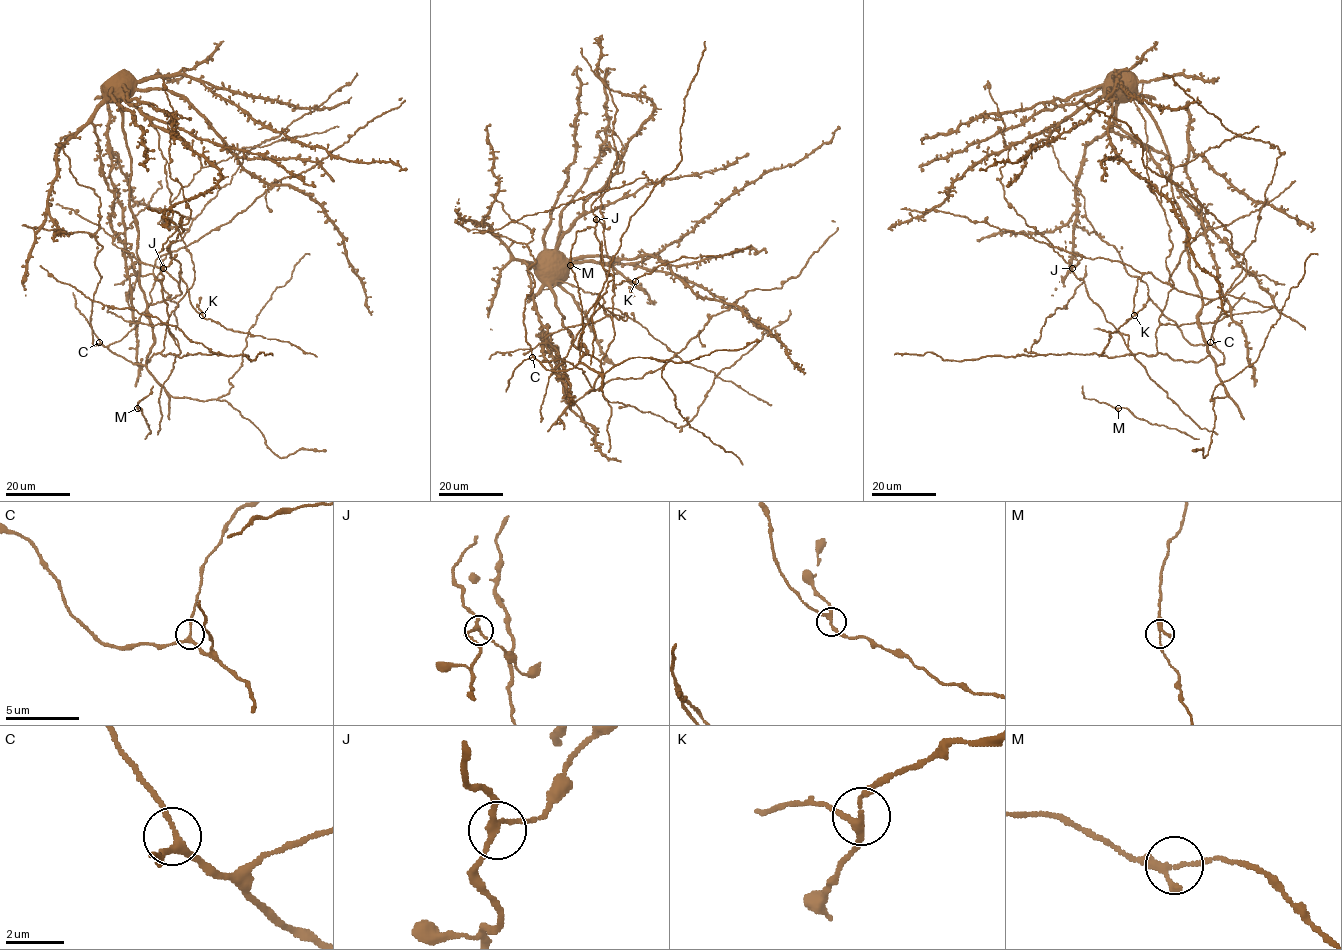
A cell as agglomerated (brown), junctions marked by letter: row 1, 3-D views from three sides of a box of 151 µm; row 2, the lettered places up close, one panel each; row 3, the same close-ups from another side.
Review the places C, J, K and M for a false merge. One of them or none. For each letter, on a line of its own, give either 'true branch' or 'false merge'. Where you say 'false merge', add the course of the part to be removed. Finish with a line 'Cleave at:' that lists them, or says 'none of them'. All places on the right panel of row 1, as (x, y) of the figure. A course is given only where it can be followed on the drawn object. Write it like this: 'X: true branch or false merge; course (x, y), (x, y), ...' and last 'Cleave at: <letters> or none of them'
C: true branch
J: true branch
K: true branch
M: true branch
Cleave at: none of them

